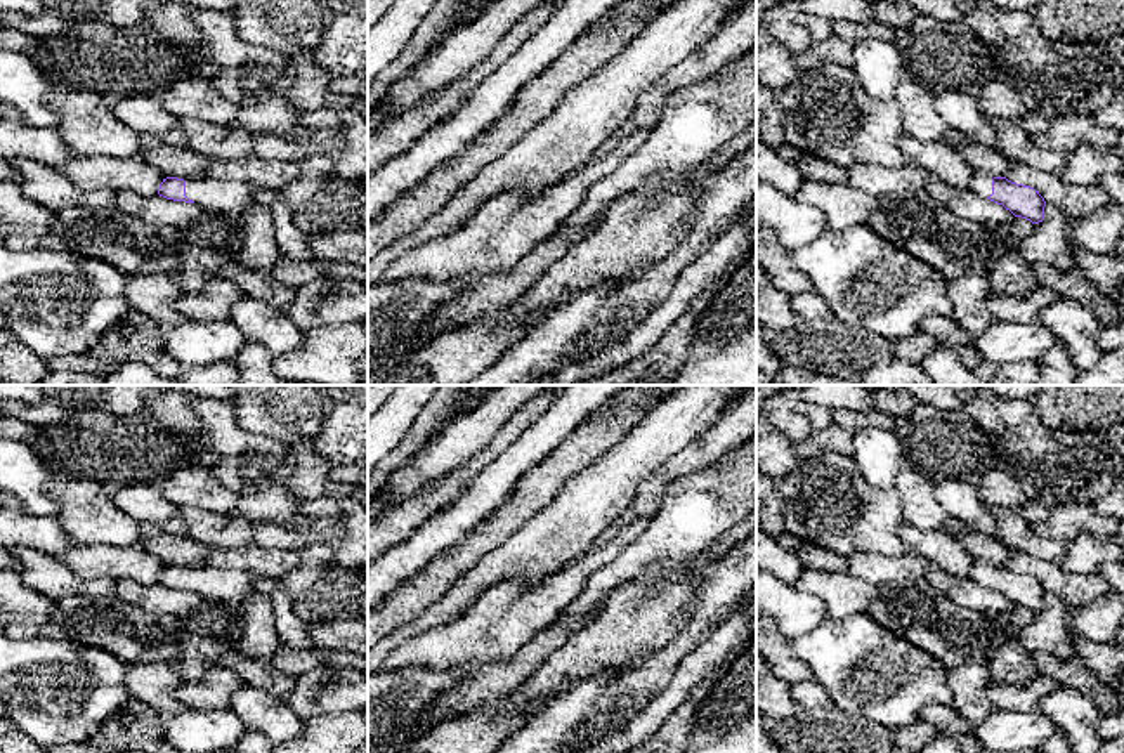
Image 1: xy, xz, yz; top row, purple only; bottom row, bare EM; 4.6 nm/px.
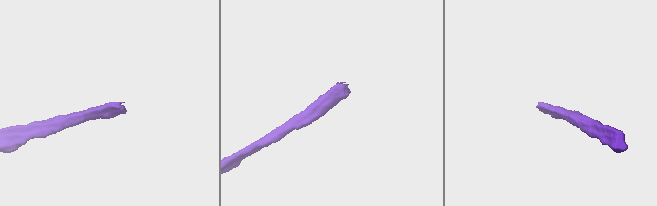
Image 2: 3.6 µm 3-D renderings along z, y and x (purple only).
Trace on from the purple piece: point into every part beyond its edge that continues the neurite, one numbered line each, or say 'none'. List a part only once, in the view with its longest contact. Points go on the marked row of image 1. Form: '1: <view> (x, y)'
1: xy (212, 195)

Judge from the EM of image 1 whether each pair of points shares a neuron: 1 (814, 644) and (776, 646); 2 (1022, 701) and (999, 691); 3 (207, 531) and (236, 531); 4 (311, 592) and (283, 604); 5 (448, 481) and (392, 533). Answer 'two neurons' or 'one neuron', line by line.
1: two neurons
2: one neuron
3: one neuron
4: two neurons
5: one neuron

